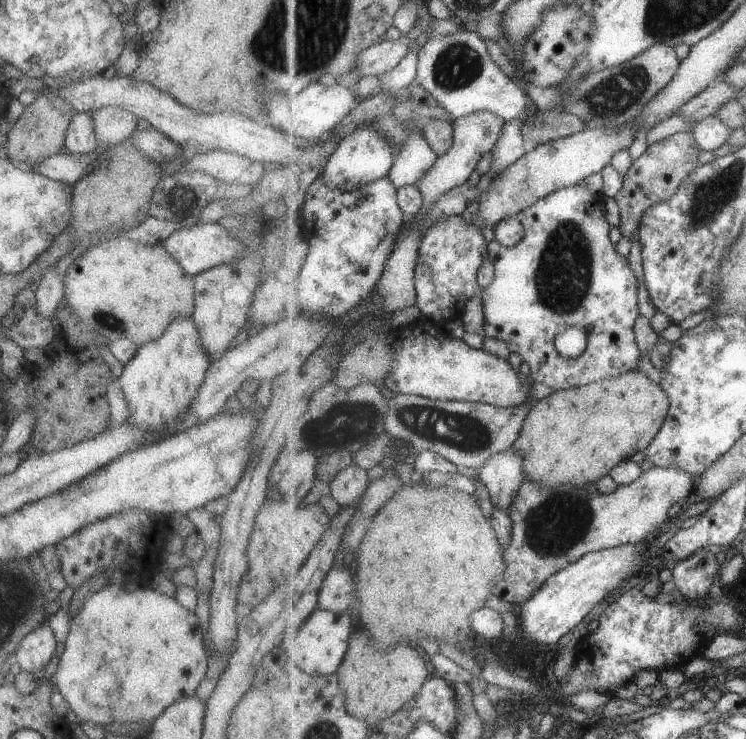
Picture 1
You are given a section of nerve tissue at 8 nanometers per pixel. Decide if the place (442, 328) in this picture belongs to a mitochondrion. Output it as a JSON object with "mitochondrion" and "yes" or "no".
{"mitochondrion":"no"}

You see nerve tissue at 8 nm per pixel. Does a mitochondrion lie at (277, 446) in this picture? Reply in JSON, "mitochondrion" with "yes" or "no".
{"mitochondrion":"no"}

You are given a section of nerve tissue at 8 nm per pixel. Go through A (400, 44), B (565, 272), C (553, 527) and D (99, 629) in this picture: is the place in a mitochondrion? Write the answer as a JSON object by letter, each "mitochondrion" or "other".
{"A":"other","B":"mitochondrion","C":"mitochondrion","D":"other"}

